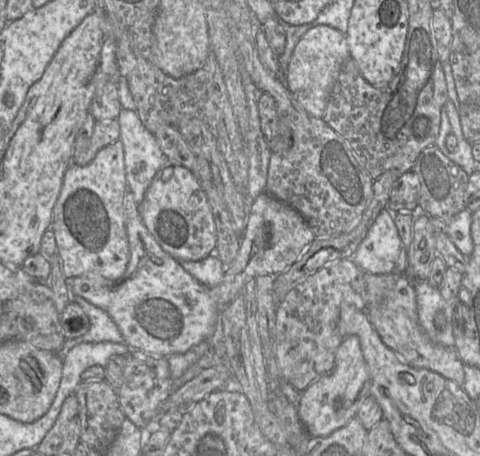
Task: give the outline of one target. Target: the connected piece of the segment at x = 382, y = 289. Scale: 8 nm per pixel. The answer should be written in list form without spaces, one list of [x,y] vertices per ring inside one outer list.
[[[365,273],[368,319],[384,344],[395,352],[407,365],[428,369],[463,386],[464,366],[455,347],[444,347],[432,341],[419,323],[416,293],[413,281],[399,273]]]

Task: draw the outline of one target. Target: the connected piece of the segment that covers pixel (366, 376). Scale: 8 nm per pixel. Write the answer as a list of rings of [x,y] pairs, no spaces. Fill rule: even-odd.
[[[347,336],[336,351],[334,369],[319,377],[299,396],[297,411],[307,434],[310,437],[326,437],[344,427],[356,417],[361,403],[369,396],[370,388],[371,378],[359,337]]]

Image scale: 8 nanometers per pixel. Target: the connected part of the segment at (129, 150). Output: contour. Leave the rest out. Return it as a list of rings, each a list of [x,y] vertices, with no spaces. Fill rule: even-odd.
[[[122,108],[117,117],[117,121],[120,126],[119,140],[123,144],[128,190],[133,194],[133,199],[136,204],[139,205],[149,185],[167,162],[166,157],[161,151],[155,136],[142,124],[136,111]]]

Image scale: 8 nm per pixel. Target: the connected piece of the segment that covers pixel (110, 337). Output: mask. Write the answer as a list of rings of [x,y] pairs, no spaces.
[[[73,296],[73,300],[82,307],[89,317],[90,327],[84,335],[65,340],[61,350],[56,353],[60,359],[63,360],[71,348],[82,342],[124,343],[124,338],[119,328],[106,311],[81,296]]]

